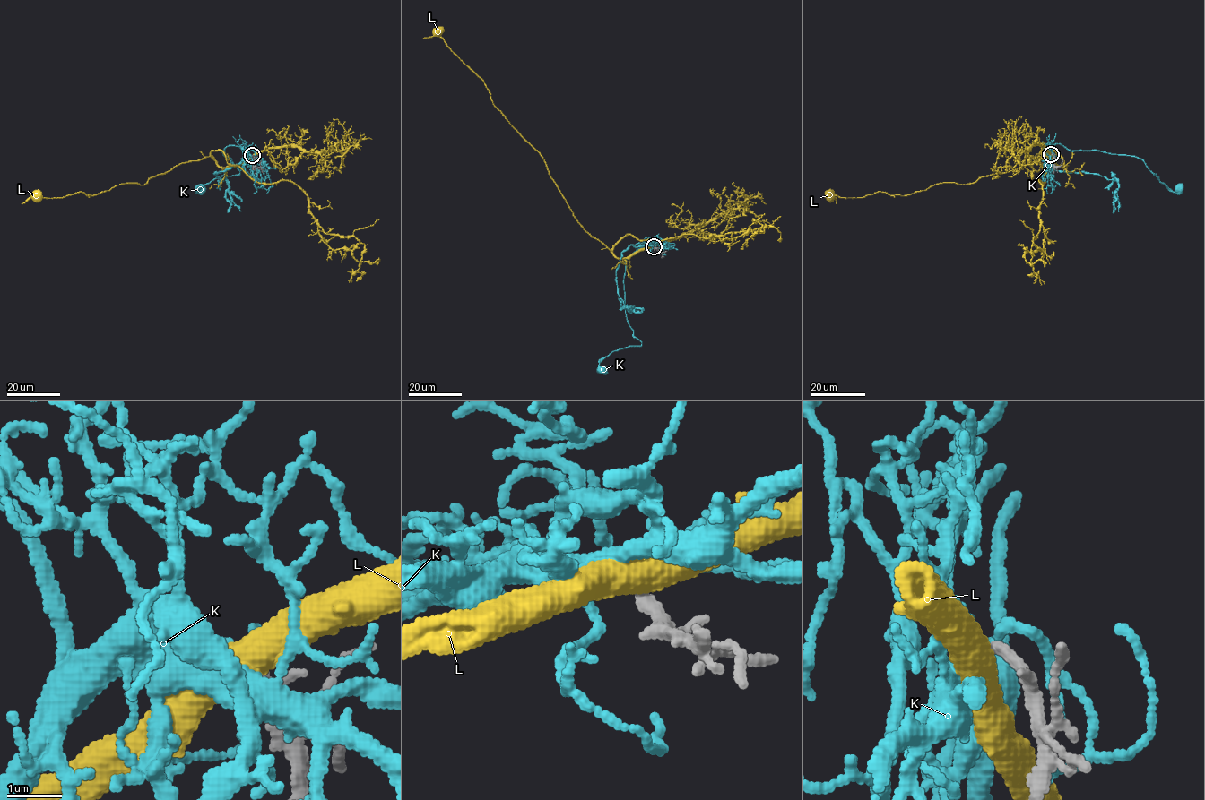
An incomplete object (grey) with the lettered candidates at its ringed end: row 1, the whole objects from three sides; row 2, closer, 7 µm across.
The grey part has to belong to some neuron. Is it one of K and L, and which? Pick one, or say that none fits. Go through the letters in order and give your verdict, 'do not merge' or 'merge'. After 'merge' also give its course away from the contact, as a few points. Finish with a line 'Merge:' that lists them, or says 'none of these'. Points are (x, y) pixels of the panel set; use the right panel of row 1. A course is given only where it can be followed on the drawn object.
K: merge; course (1051, 153), (1049, 149), (1058, 143), (1071, 150), (1096, 150), (1134, 156), (1142, 159), (1171, 190), (1178, 189)
L: do not merge
Merge: K

